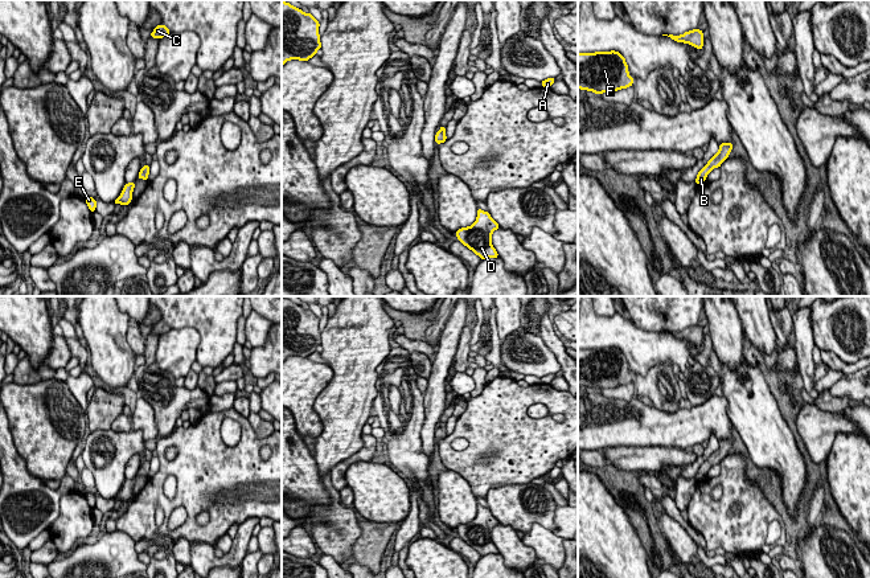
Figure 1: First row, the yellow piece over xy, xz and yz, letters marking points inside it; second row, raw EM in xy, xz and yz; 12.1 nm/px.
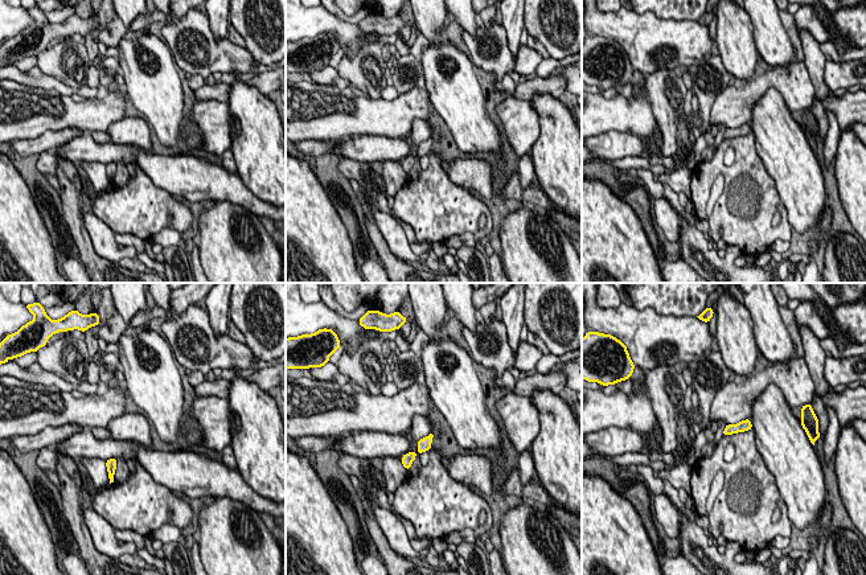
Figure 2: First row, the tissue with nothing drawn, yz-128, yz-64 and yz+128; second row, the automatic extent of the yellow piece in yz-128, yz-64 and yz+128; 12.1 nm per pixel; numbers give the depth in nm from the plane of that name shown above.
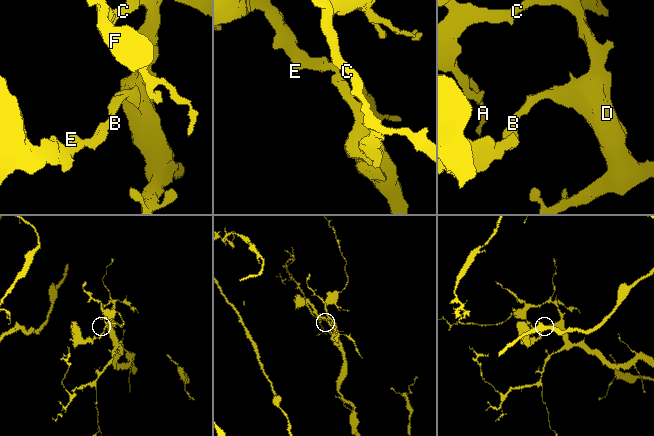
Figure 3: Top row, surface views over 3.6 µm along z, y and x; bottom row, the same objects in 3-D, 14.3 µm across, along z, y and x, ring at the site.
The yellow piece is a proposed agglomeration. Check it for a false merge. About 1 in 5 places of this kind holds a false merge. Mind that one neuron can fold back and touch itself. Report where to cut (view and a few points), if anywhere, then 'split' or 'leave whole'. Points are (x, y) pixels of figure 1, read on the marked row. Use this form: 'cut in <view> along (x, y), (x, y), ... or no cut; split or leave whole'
no cut; leave whole

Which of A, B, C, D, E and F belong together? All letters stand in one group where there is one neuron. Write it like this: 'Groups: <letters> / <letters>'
Groups: A B C D E F

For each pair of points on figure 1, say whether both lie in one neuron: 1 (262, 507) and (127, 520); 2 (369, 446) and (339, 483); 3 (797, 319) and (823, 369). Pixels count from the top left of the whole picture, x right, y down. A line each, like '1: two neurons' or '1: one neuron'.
1: one neuron
2: one neuron
3: two neurons

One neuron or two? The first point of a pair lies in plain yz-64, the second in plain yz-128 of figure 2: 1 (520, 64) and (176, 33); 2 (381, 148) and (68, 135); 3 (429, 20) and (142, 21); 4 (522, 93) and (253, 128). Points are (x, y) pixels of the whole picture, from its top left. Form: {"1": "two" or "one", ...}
{"1": "one", "2": "two", "3": "two", "4": "two"}

